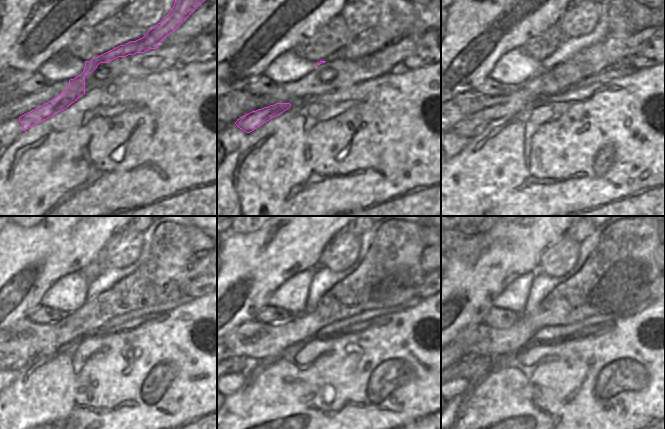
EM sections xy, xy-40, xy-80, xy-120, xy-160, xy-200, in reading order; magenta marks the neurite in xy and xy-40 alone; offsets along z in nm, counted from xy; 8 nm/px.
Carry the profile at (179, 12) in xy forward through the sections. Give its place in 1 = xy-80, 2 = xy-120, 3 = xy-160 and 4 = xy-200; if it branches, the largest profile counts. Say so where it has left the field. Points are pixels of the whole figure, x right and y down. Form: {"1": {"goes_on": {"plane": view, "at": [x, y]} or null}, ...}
{"1": {"goes_on": {"plane": "xy-80", "at": [469, 128]}}, "2": {"goes_on": {"plane": "xy-120", "at": [13, 363]}}, "3": {"goes_on": {"plane": "xy-160", "at": [237, 364]}}, "4": {"goes_on": {"plane": "xy-200", "at": [465, 369]}}}

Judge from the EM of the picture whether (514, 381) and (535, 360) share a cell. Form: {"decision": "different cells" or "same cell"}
{"decision": "same cell"}

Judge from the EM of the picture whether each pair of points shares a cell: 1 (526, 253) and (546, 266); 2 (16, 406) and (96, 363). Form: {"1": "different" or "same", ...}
{"1": "different", "2": "same"}

